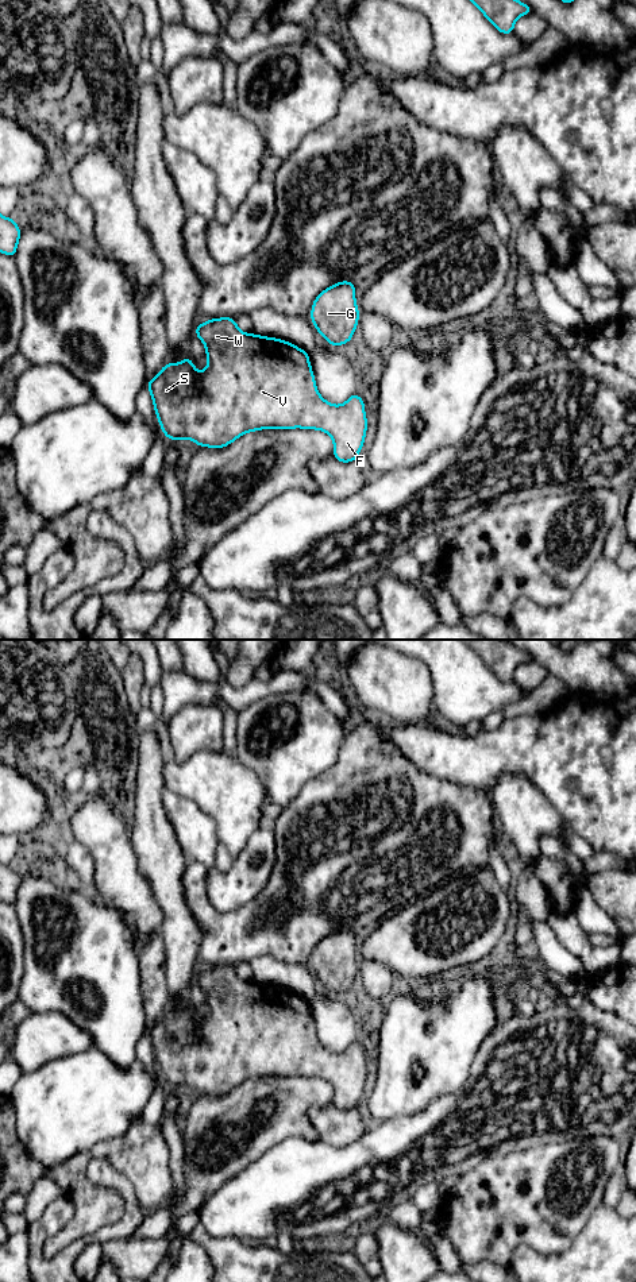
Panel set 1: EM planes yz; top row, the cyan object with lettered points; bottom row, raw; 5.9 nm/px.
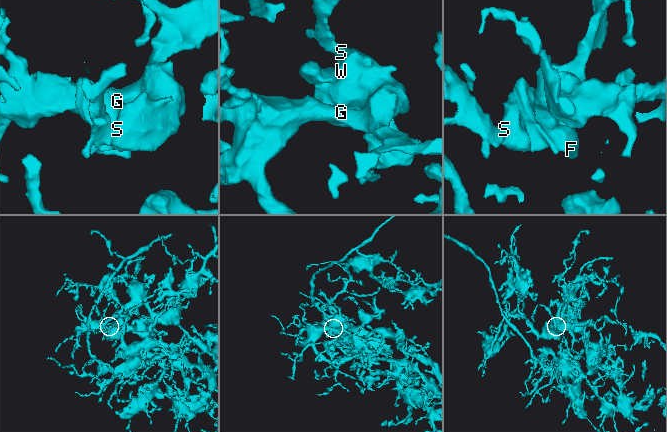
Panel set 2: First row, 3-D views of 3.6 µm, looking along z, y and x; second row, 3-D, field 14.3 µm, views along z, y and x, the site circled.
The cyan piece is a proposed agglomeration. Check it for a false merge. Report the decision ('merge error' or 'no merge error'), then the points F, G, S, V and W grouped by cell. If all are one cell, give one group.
no merge error; groups F G S V W

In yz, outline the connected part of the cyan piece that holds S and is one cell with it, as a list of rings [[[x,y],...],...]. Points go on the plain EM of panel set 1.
[[[232,965],[211,966],[198,972],[194,981],[205,993],[207,1016],[197,1019],[190,1005],[186,1004],[181,1011],[166,1011],[146,1031],[161,1077],[167,1086],[176,1089],[189,1086],[198,1094],[224,1096],[242,1082],[259,1077],[317,1077],[332,1085],[332,1103],[338,1109],[350,1111],[356,1108],[367,1078],[365,1050],[356,1040],[342,1053],[327,1050],[316,1036],[309,1001],[281,986],[243,981]]]

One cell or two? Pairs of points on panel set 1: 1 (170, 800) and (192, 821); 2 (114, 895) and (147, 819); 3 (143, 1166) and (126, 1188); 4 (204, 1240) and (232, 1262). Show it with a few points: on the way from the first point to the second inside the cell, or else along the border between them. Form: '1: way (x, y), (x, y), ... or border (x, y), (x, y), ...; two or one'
1: way (176, 806), (187, 817); one
2: border (128, 834), (137, 868), (145, 881); two
3: border (108, 1159), (130, 1182), (135, 1203), (141, 1208); two
4: way (211, 1244), (226, 1255); one

